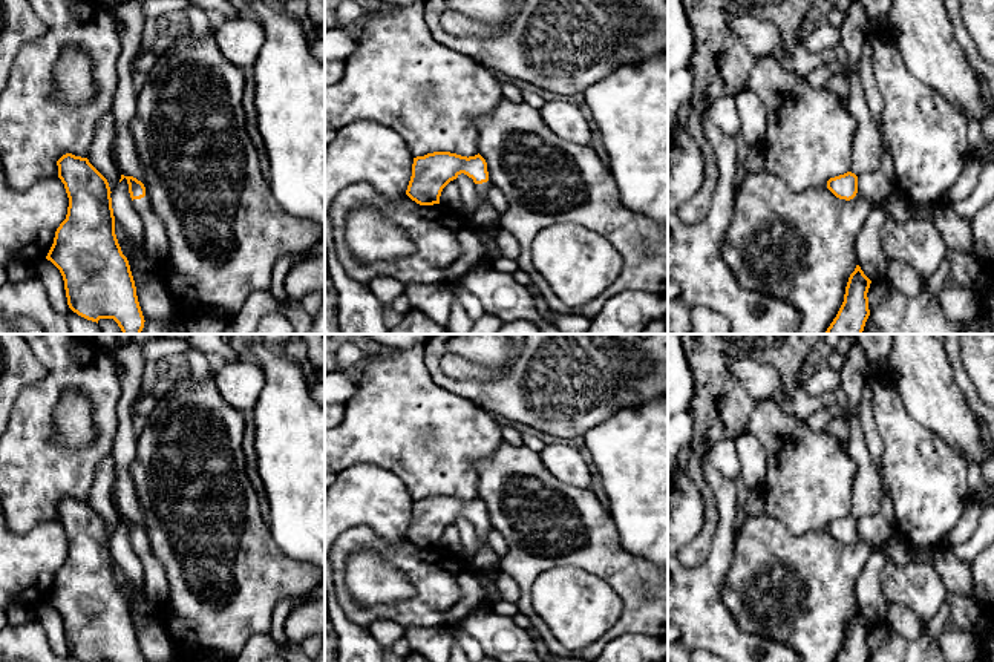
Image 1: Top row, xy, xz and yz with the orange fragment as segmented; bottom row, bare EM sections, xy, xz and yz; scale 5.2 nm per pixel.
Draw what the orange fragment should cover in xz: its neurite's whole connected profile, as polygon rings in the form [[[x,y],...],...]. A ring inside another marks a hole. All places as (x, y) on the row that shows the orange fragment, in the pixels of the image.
[[[433,152],[414,158],[406,195],[420,205],[440,204],[443,188],[461,173],[473,179],[481,198],[478,208],[469,216],[470,222],[484,242],[496,244],[501,213],[489,201],[492,181],[487,162],[479,153],[467,158],[450,152]]]

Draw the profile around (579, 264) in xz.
[[[553,224],[541,230],[531,254],[535,268],[568,305],[594,300],[623,268],[623,259],[603,234],[577,224]]]

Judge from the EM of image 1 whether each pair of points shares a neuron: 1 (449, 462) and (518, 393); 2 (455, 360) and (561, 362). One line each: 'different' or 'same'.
1: different
2: different

